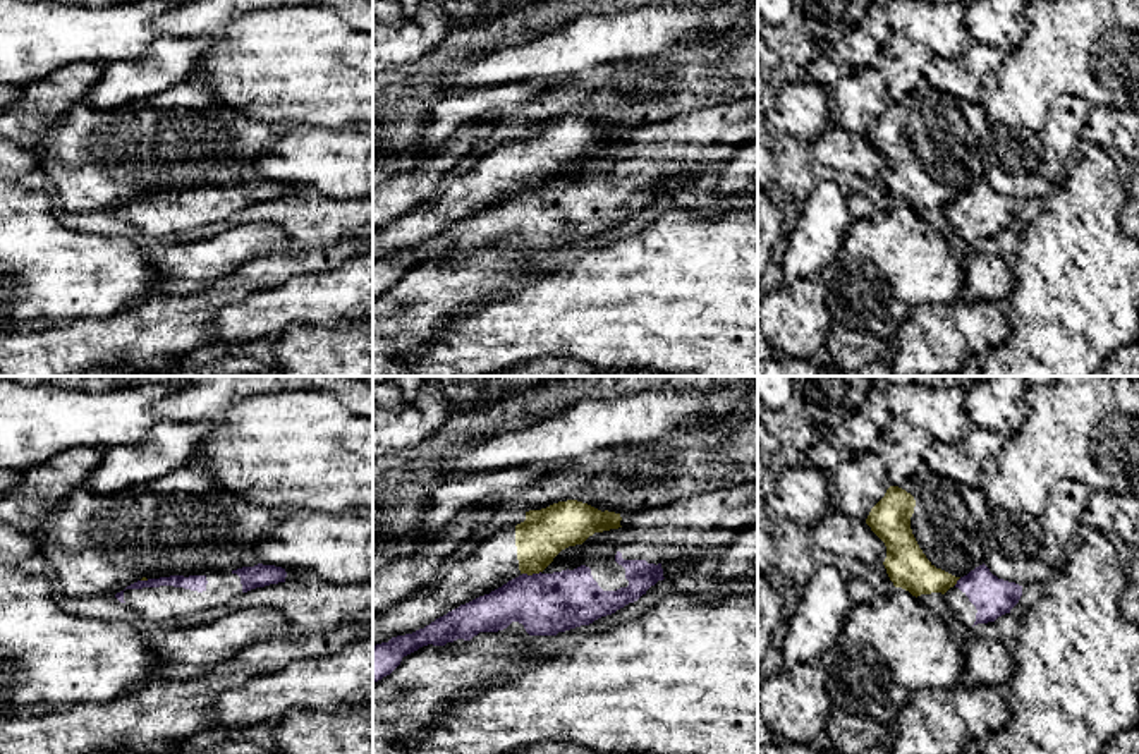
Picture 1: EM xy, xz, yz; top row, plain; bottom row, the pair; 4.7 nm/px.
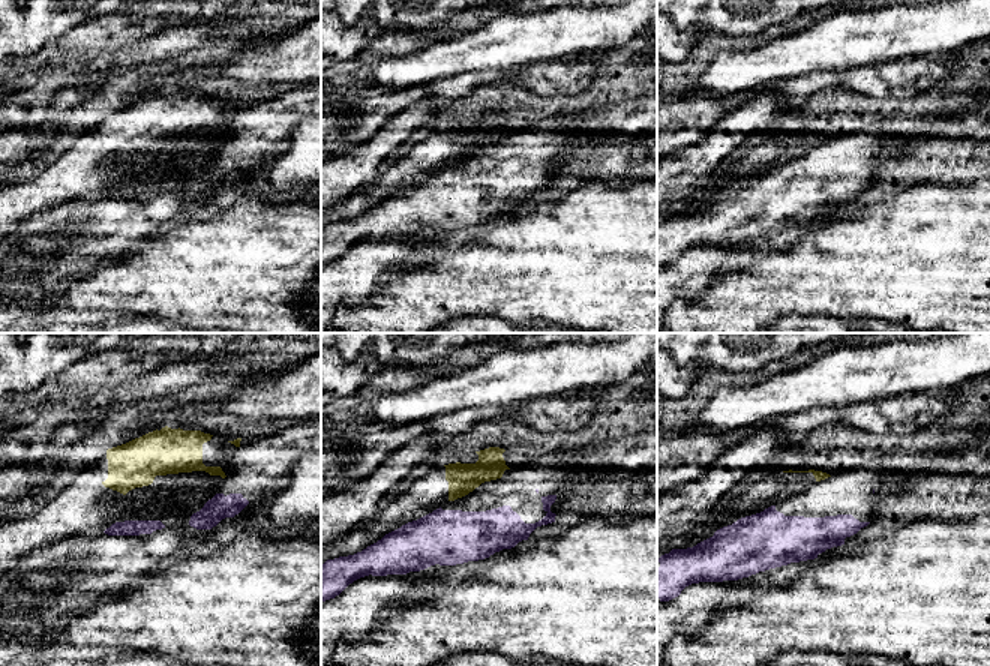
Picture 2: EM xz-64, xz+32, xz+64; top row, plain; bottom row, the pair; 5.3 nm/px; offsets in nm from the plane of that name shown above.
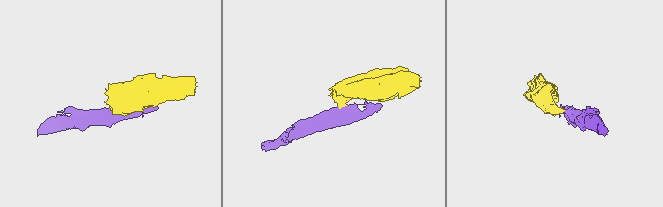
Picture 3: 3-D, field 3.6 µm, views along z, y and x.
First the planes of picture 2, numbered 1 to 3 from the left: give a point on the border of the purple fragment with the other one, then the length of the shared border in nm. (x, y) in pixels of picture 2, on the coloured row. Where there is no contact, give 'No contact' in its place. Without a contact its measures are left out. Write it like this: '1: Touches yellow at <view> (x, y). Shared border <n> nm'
1: No contact
2: No contact
3: No contact

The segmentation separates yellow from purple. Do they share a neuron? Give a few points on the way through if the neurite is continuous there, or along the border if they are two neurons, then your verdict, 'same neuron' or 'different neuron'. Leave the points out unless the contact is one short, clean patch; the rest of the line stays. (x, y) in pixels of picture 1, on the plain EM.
border xz (540, 186), (523, 189); different neuron

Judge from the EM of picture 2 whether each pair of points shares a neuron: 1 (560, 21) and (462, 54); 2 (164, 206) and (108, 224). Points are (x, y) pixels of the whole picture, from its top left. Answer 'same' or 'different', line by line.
1: same
2: same

